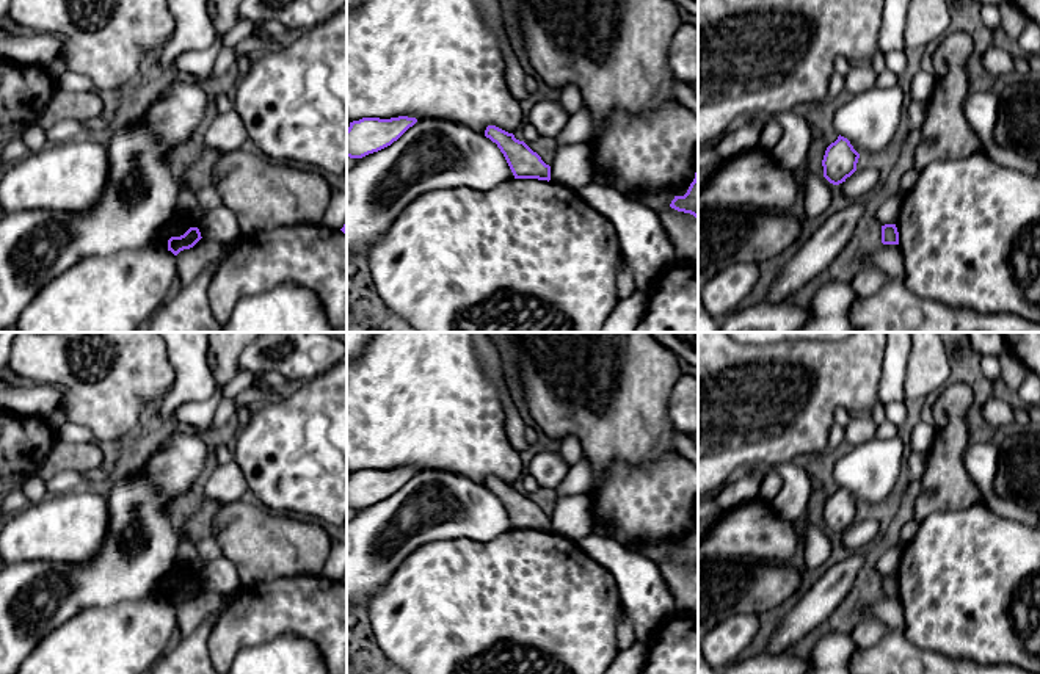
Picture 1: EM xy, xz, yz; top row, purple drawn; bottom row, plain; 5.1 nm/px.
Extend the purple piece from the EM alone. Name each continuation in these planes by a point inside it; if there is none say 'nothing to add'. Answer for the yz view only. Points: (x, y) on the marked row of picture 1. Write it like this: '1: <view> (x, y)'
nothing to add

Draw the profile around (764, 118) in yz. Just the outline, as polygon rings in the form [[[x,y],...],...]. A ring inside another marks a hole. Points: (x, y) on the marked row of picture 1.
[[[755,113],[755,114],[744,114],[737,119],[734,119],[726,132],[723,133],[723,136],[726,136],[728,133],[733,133],[734,130],[747,125],[747,124],[751,124],[753,121],[761,121],[762,124],[767,124],[769,121],[772,121],[772,113]]]

